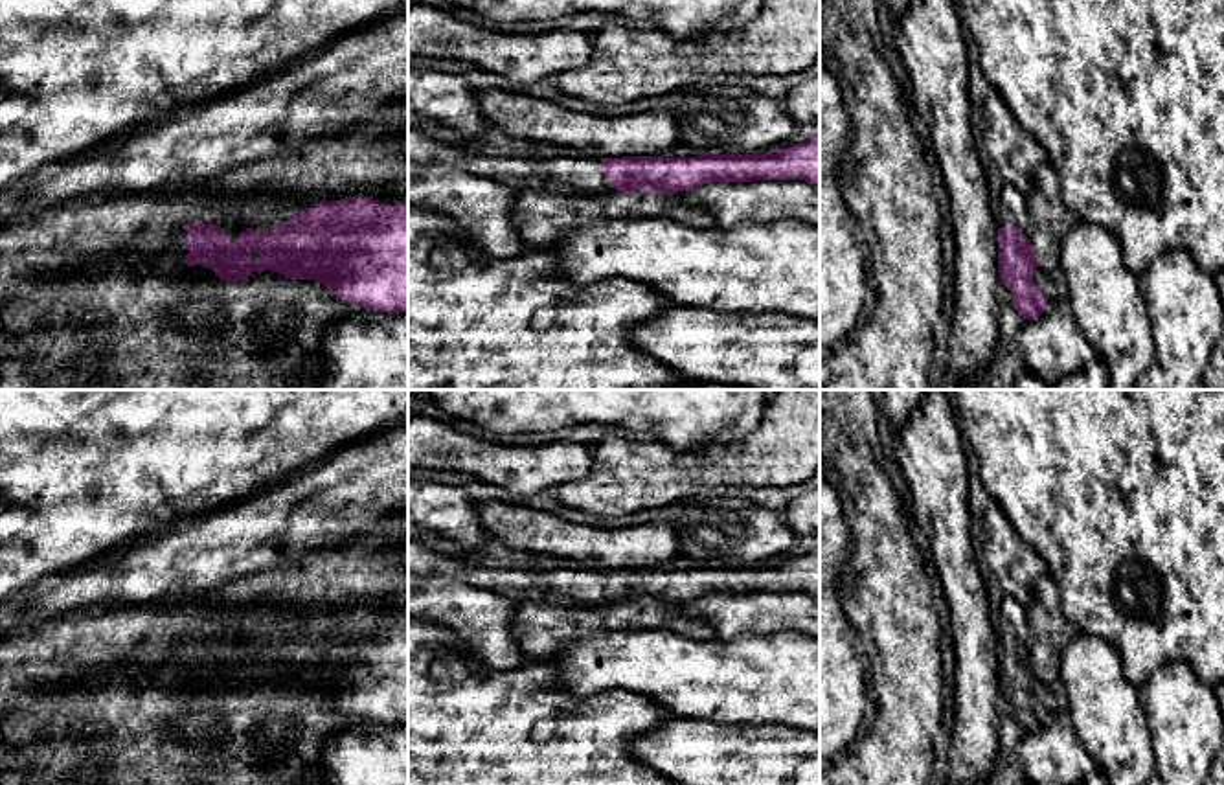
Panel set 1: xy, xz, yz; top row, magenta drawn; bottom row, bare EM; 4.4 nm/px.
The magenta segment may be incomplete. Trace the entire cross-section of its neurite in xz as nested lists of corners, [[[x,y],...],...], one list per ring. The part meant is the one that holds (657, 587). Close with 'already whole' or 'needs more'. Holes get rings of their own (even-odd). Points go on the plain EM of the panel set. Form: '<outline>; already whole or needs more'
[[[408,540],[408,575],[452,577],[505,596],[515,603],[614,609],[649,603],[651,607],[667,607],[698,601],[709,594],[805,592],[820,596],[820,546],[765,566],[516,570],[478,566]]]; needs more

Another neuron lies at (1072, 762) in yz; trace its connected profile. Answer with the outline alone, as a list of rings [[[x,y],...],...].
[[[1057,708],[1048,711],[1037,732],[1024,732],[1016,756],[1026,781],[1033,785],[1073,785],[1097,768]]]

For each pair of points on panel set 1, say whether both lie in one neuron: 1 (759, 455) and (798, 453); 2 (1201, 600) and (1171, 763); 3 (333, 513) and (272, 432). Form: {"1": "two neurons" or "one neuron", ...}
{"1": "one neuron", "2": "two neurons", "3": "two neurons"}

